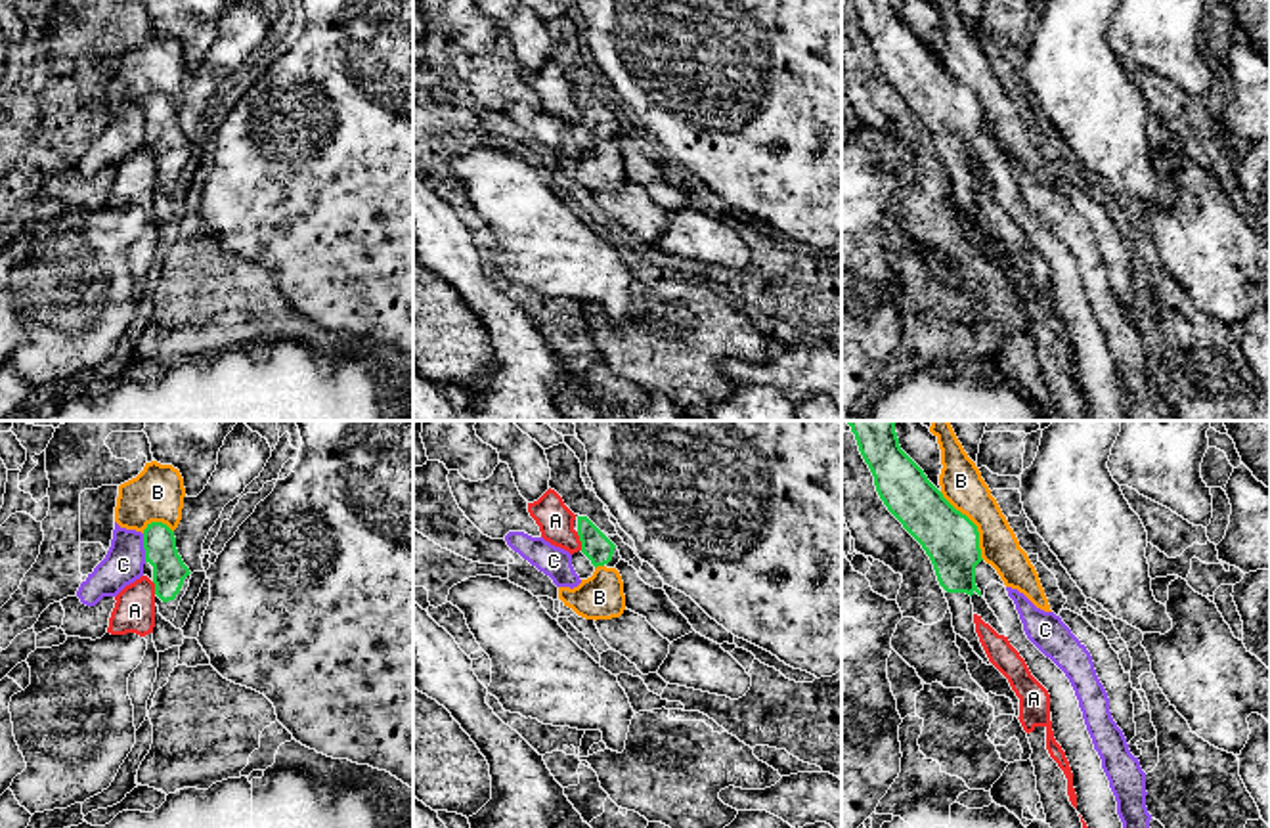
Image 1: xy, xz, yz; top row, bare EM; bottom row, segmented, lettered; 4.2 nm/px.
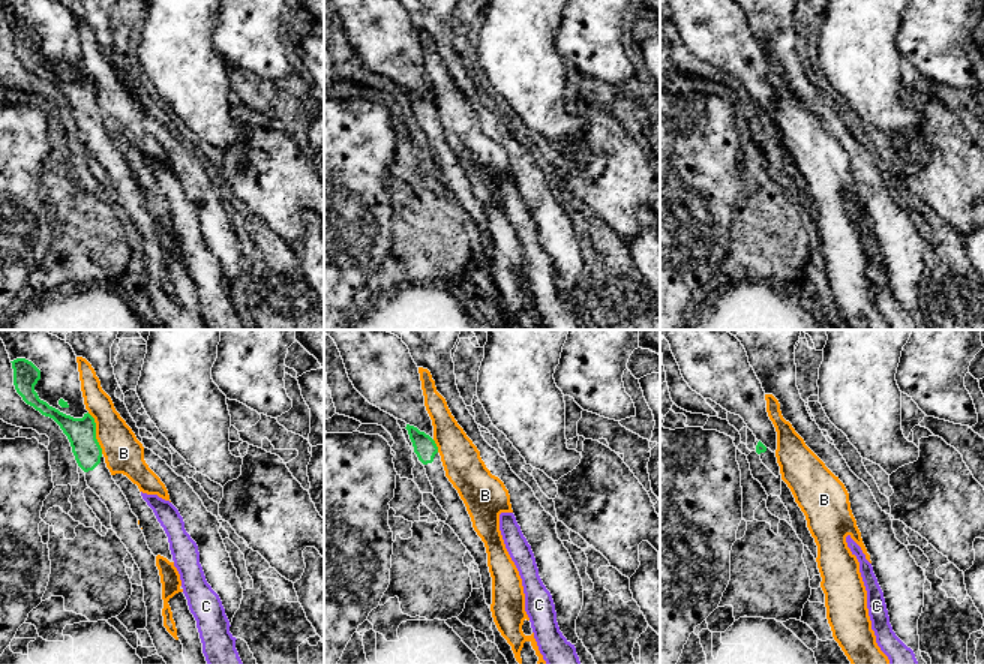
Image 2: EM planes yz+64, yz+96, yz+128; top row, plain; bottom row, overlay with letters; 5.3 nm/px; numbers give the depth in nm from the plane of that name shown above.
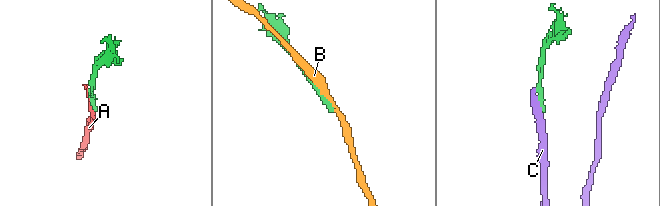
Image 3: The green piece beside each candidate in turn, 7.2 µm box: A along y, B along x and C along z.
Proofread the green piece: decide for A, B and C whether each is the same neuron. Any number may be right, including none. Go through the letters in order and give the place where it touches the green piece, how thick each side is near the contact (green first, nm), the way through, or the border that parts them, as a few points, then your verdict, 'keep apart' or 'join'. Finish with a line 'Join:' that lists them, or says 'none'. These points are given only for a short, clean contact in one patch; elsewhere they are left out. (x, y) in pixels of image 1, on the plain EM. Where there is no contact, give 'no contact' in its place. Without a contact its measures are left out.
A: meets green in xz at (580, 111); 120 nm thick on the green side, 150 nm on the other; keep apart
B: meets green in yz at (974, 96); 240 nm thick on the green side, 180 nm on the other; keep apart
C: meets green in xy at (144, 119); 140 nm thick on the green side, 170 nm on the other; keep apart
Join: none

